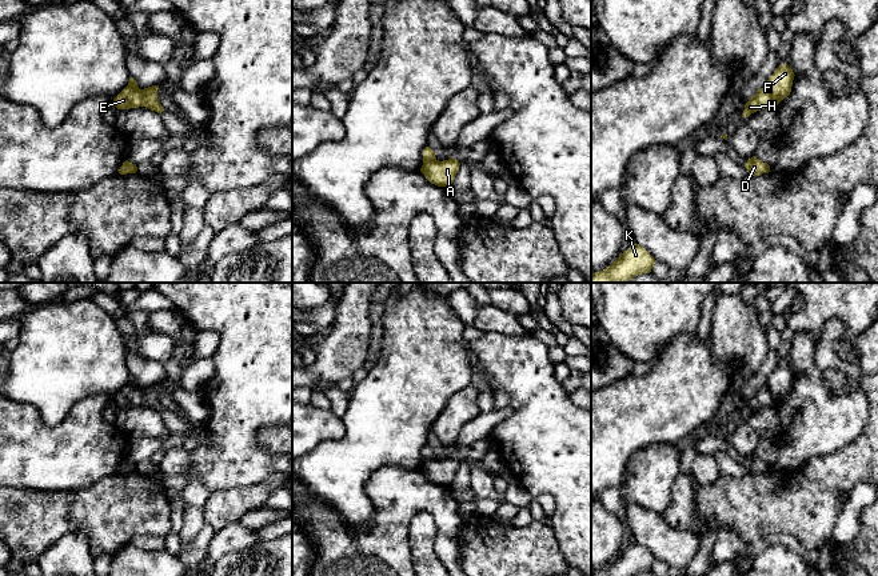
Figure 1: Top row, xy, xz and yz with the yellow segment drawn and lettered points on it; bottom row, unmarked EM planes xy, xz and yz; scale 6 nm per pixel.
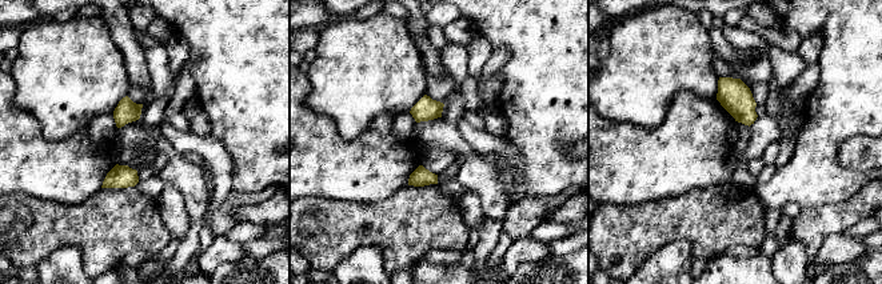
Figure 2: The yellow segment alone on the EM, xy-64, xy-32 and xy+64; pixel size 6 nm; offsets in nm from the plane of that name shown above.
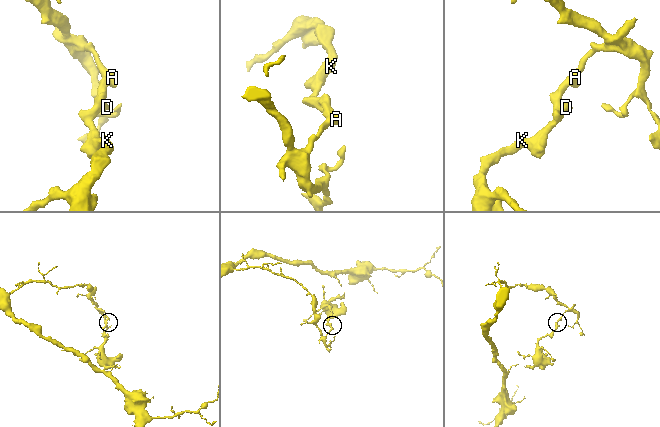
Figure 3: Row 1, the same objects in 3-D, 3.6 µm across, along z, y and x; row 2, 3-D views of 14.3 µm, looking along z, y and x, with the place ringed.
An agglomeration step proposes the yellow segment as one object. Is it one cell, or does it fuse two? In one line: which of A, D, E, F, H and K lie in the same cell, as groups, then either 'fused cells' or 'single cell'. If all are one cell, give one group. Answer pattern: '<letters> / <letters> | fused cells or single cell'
A F / D E H K | fused cells

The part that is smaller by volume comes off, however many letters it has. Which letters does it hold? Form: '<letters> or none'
D, E, H, K

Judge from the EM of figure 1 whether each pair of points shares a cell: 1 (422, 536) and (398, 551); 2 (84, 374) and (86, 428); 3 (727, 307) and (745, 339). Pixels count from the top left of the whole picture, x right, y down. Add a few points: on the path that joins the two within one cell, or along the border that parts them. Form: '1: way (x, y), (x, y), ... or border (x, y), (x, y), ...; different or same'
1: border (418, 514), (408, 528), (412, 562); different
2: border (112, 396), (87, 396), (79, 400), (63, 420); different
3: way (731, 315), (737, 331); same

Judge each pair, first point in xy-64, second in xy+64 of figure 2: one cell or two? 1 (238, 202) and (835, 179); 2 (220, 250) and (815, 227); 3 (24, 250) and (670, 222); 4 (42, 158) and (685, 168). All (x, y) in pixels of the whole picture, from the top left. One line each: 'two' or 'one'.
1: two
2: two
3: one
4: one

